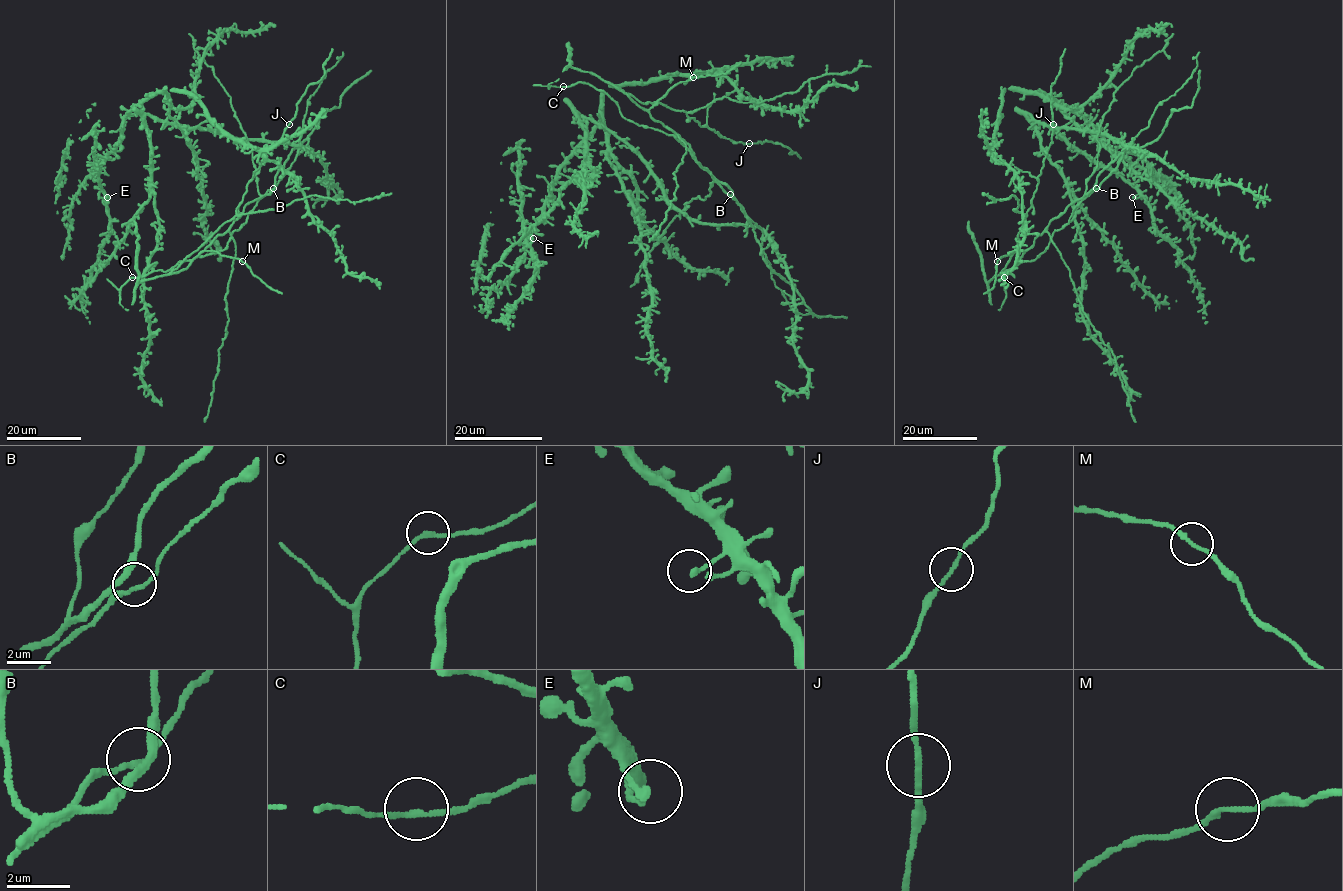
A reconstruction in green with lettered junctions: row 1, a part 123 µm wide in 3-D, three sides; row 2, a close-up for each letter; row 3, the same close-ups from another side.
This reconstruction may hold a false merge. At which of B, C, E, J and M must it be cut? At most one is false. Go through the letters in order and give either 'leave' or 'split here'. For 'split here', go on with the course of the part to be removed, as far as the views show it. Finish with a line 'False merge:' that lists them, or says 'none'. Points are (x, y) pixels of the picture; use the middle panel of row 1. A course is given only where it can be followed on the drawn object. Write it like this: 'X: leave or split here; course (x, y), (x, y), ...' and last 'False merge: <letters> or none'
B: leave
C: leave
E: leave
J: leave
M: leave
False merge: none

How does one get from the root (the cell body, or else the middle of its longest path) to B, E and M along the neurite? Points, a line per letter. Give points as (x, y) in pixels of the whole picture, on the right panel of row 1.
B: (1003, 272), (1014, 265), (1055, 217), (1096, 188)
E: (1003, 272), (1026, 216), (994, 154), (1004, 89), (1080, 115), (1135, 166), (1120, 172), (1132, 197)
M: (1003, 272), (1014, 265), (1024, 251), (1013, 251), (997, 261)

